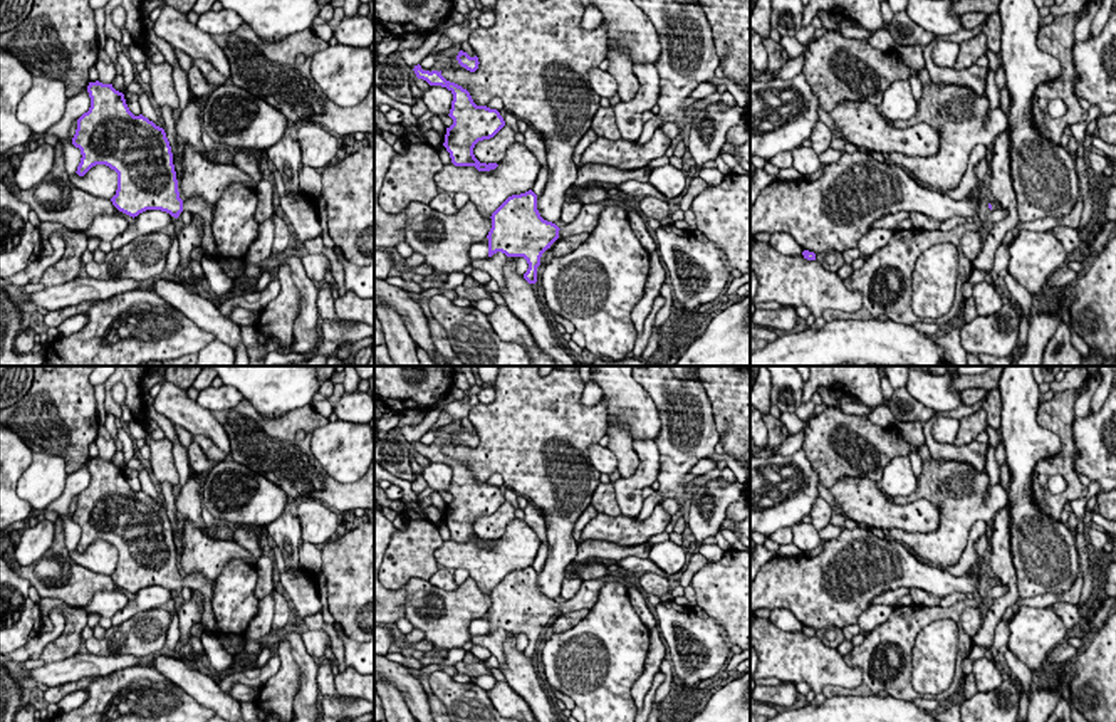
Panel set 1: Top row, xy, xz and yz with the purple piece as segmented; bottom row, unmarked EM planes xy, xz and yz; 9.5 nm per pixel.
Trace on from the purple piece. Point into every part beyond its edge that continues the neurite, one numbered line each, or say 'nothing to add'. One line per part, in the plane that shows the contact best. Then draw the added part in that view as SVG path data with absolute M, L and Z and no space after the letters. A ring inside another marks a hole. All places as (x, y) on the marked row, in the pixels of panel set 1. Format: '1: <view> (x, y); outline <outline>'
1: xz (586, 220); outline M586 203L582 205L579 215L559 230L559 238L571 237L584 232L592 232L599 222L599 215L608 205L602 203Z

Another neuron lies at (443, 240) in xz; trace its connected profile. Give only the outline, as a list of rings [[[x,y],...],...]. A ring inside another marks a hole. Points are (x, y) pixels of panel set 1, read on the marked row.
[[[411,201],[403,212],[406,243],[425,257],[438,280],[441,274],[463,272],[472,262],[470,247],[487,238],[492,228],[492,218],[482,217],[472,201],[455,215],[440,213],[420,201]]]

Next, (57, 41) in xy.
[[[34,0],[29,17],[0,34],[0,49],[17,57],[32,77],[62,81],[79,94],[99,60],[89,0]]]

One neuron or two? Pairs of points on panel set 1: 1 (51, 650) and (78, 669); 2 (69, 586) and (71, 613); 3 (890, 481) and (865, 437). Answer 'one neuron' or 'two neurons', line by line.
1: two neurons
2: two neurons
3: two neurons

